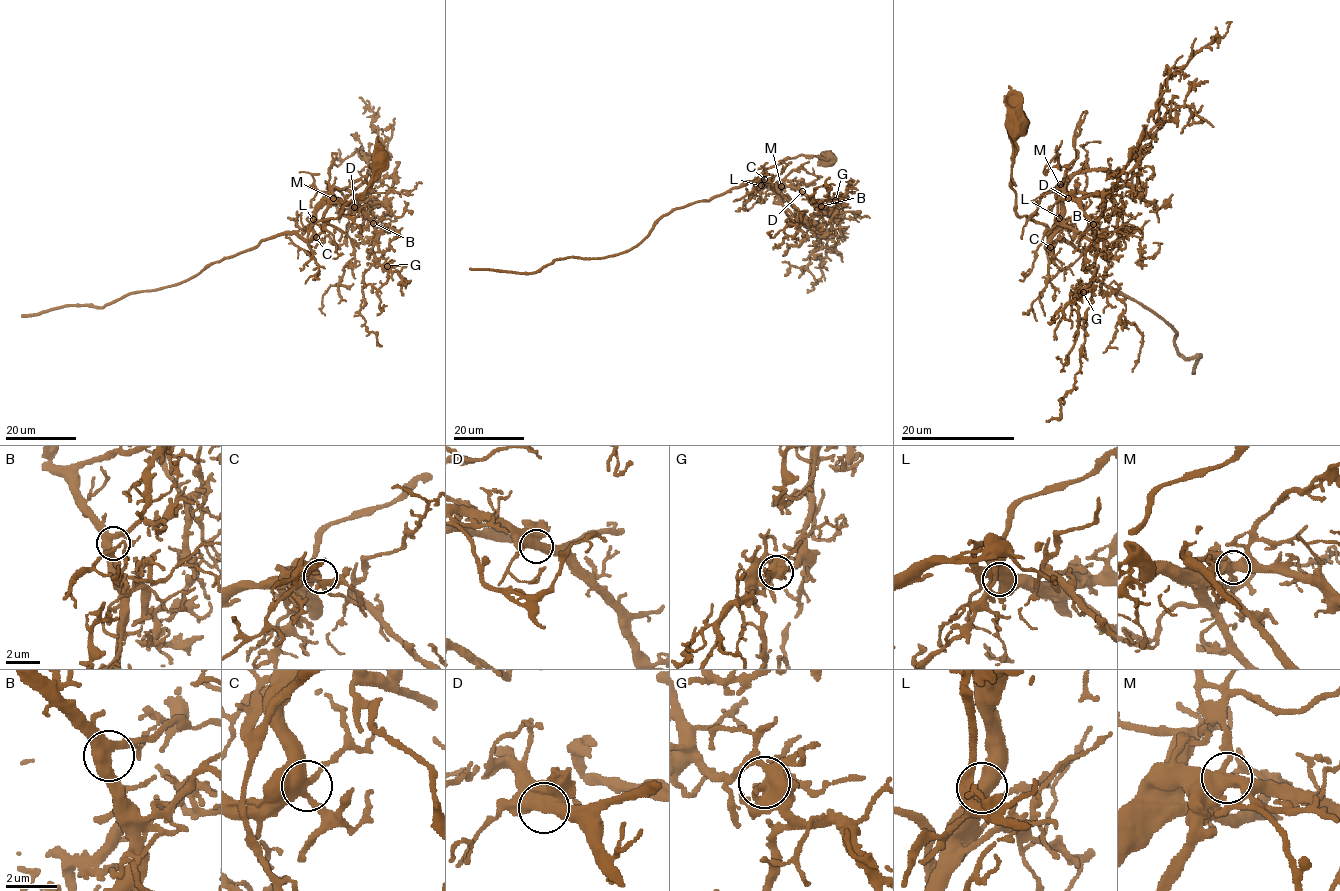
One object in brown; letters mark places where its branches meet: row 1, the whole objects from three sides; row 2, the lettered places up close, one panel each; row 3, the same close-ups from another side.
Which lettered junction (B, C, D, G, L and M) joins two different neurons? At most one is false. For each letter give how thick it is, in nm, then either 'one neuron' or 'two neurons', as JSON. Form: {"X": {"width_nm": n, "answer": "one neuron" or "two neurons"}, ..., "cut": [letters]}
{"B": {"width_nm": 400, "answer": "one neuron"}, "C": {"width_nm": 400, "answer": "one neuron"}, "D": {"width_nm": 550, "answer": "one neuron"}, "G": {"width_nm": 380, "answer": "one neuron"}, "L": {"width_nm": 480, "answer": "one neuron"}, "M": {"width_nm": 480, "answer": "one neuron"}, "cut": []}

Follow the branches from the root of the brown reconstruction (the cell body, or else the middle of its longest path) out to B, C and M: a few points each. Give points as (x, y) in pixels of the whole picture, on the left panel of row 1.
B: (380, 160), (381, 167), (362, 193), (336, 218), (319, 220), (311, 227), (328, 199), (353, 204), (373, 223)
C: (380, 160), (381, 167), (372, 176), (371, 184), (352, 198), (336, 218), (319, 220), (311, 227), (316, 237)
M: (380, 160), (381, 167), (362, 193), (352, 198), (336, 218), (319, 220), (311, 227), (316, 212), (333, 198)

